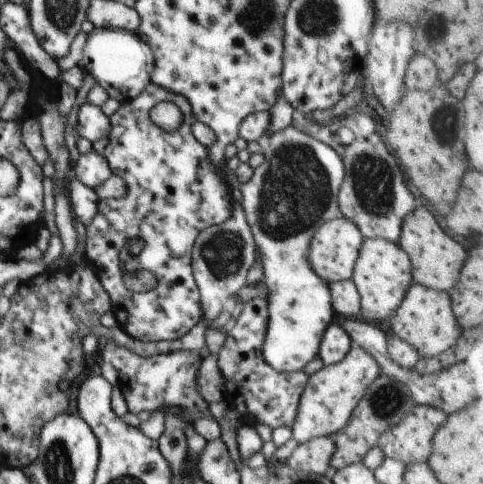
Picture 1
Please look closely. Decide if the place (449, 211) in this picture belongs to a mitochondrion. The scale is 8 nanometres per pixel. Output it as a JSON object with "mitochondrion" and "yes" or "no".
{"mitochondrion":"no"}

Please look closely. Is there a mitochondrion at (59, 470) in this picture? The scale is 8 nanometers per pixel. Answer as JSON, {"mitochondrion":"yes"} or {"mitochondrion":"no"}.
{"mitochondrion":"yes"}

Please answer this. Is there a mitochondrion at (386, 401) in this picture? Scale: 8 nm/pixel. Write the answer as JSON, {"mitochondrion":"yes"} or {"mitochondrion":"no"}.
{"mitochondrion":"yes"}

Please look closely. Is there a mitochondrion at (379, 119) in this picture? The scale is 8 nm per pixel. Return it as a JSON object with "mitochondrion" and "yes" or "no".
{"mitochondrion":"no"}

